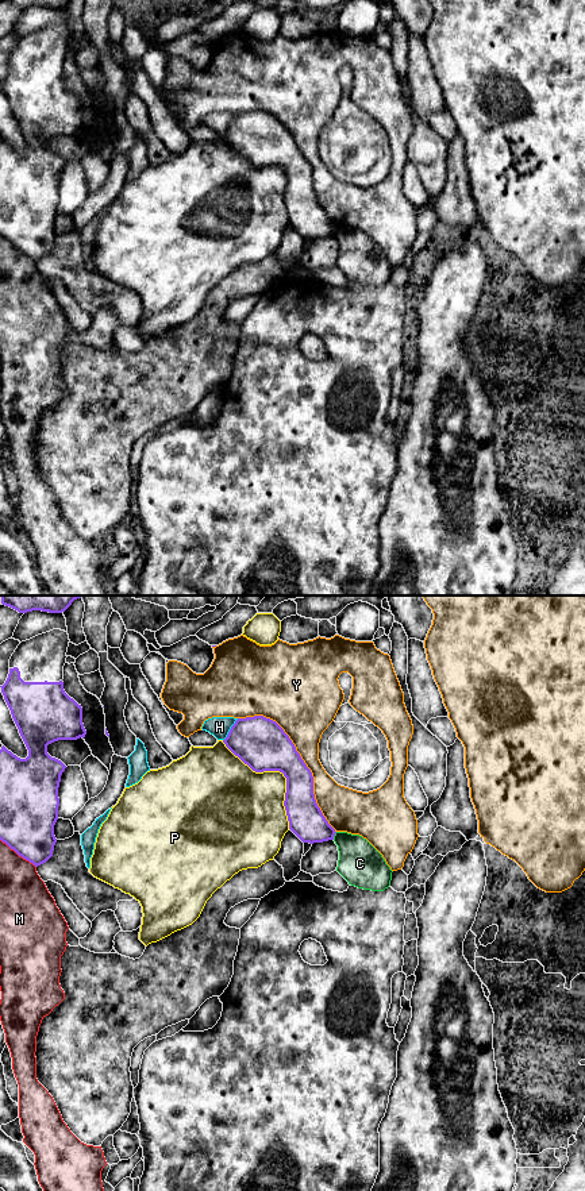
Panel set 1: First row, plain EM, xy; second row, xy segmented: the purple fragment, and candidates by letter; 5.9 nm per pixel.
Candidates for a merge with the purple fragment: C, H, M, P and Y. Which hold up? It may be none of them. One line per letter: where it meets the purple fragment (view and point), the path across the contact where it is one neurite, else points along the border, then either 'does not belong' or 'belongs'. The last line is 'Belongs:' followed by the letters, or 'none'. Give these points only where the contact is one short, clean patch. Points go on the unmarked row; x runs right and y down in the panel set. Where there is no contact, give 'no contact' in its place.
C: contact xy (334, 230); border xy (337, 227), (333, 234); does not belong
H: contact xy (230, 124); does not belong
M: contact xy (18, 249); does not belong
P: contact xy (278, 165); does not belong
Y: contact xy (301, 154); does not belong
Belongs: none

